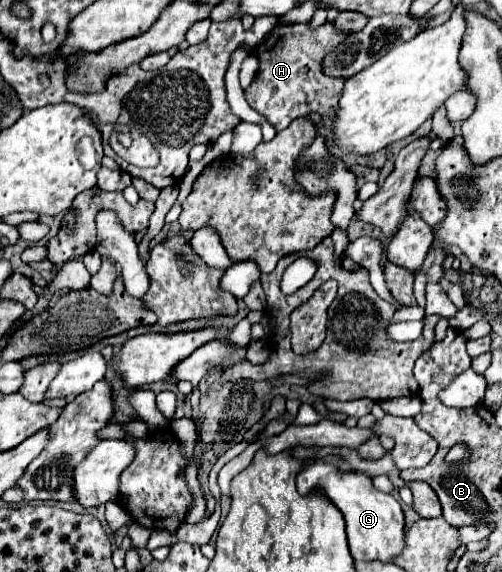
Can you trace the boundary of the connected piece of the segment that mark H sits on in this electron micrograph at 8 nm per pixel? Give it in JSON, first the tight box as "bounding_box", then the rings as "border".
{"bounding_box":[244,22,350,130],"border":[[[326,22],[318,28],[310,28],[310,24],[278,24],[266,38],[264,42],[258,44],[256,48],[256,58],[258,58],[258,72],[254,76],[254,82],[250,84],[250,88],[244,90],[248,104],[260,112],[262,116],[268,118],[268,122],[276,128],[276,130],[284,130],[286,126],[290,126],[290,122],[298,116],[310,114],[310,112],[318,112],[320,116],[336,116],[336,108],[338,108],[338,100],[342,96],[342,86],[346,82],[346,78],[332,78],[326,76],[322,72],[322,62],[324,56],[328,52],[332,52],[338,44],[342,44],[346,38],[350,36],[350,32],[336,32],[334,22]]]}

